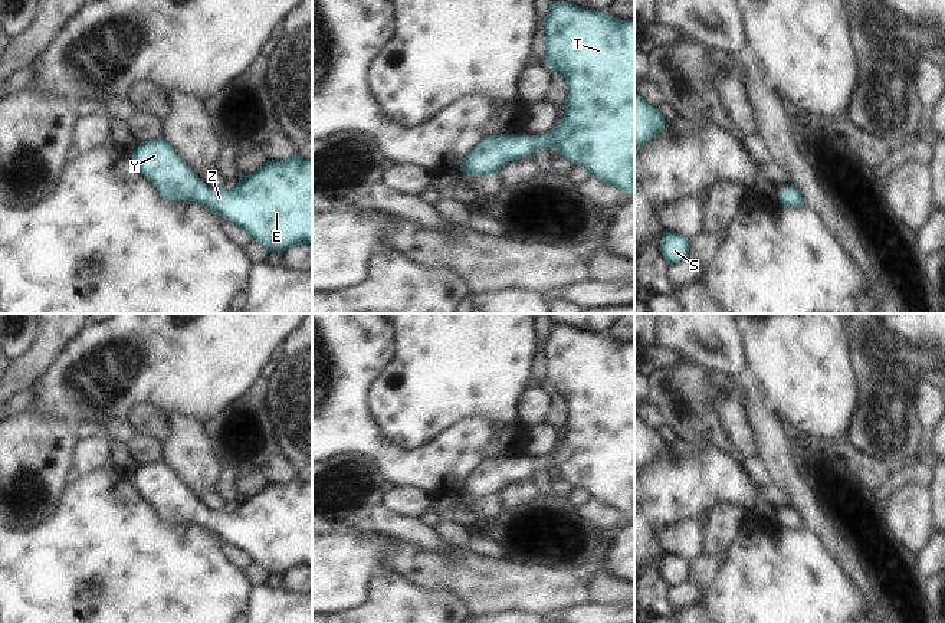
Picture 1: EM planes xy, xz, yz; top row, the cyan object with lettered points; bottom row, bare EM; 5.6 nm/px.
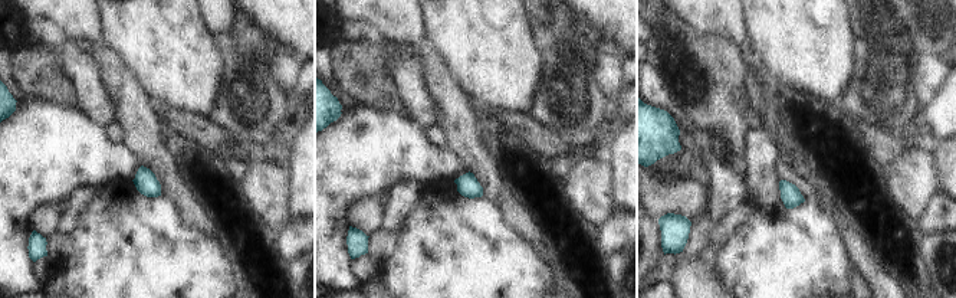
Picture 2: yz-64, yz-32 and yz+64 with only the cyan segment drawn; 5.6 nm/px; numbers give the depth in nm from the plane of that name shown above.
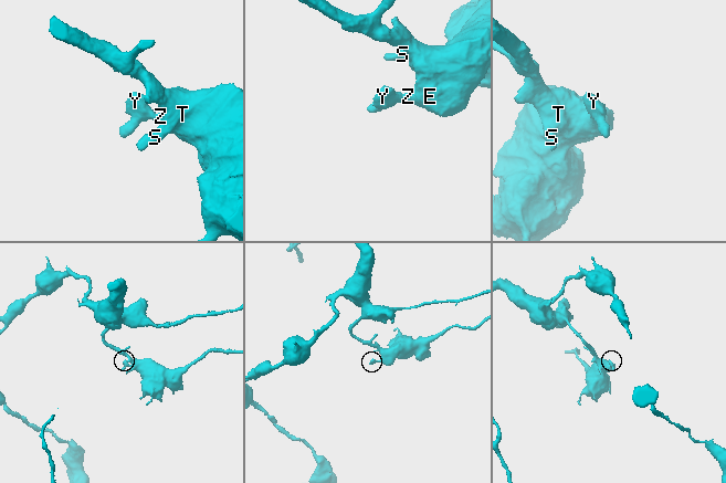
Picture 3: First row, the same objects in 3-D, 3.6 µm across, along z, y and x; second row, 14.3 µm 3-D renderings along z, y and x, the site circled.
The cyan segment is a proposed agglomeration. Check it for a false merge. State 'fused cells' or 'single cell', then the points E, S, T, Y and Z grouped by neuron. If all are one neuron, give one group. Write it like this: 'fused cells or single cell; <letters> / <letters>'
single cell; E S T Y Z

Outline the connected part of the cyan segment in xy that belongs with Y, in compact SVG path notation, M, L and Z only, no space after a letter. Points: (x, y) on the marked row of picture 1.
M164 138L140 144L134 150L134 160L165 201L190 200L206 204L216 216L243 229L252 242L260 243L269 253L312 245L312 160L295 154L282 161L266 161L260 170L242 176L233 190L207 190Z

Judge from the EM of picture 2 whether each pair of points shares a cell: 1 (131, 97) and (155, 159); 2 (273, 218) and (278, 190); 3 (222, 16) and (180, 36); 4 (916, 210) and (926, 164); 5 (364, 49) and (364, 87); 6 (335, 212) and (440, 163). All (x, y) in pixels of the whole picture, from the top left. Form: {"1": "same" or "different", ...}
{"1": "same", "2": "same", "3": "different", "4": "same", "5": "same", "6": "same"}

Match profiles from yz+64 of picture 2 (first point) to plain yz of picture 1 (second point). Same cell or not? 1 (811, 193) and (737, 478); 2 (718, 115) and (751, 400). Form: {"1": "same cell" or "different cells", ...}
{"1": "same cell", "2": "different cells"}

